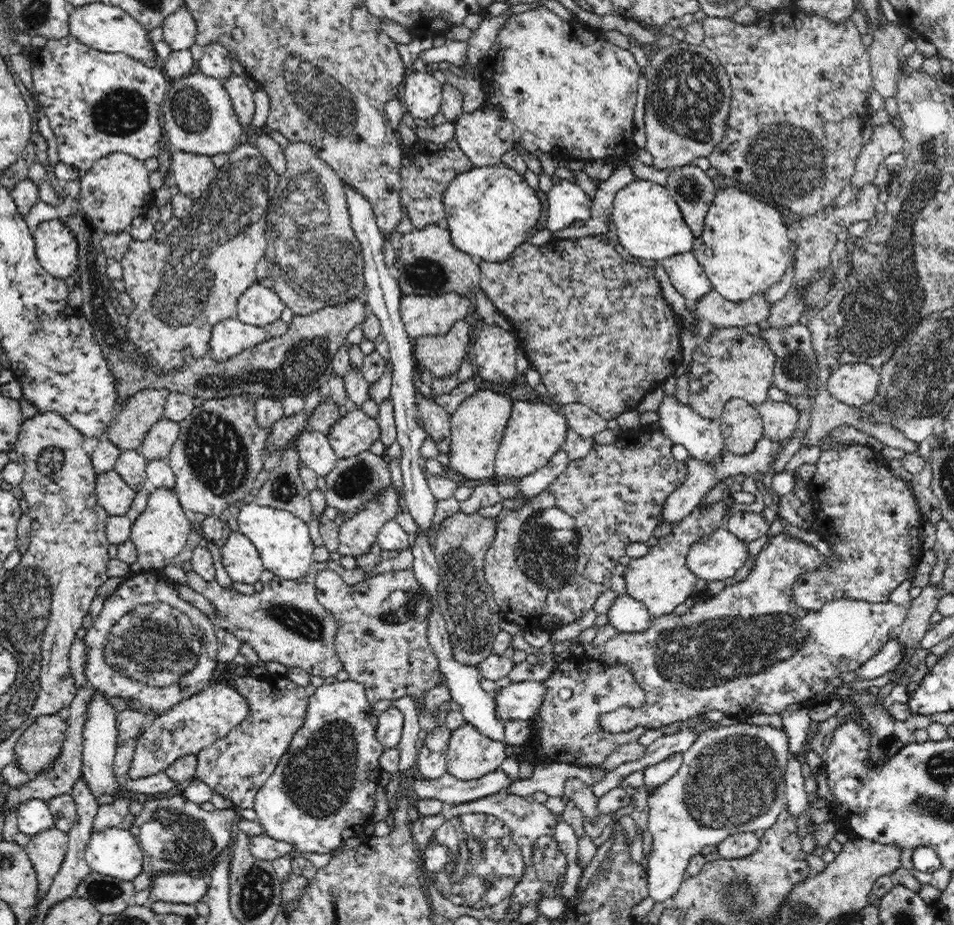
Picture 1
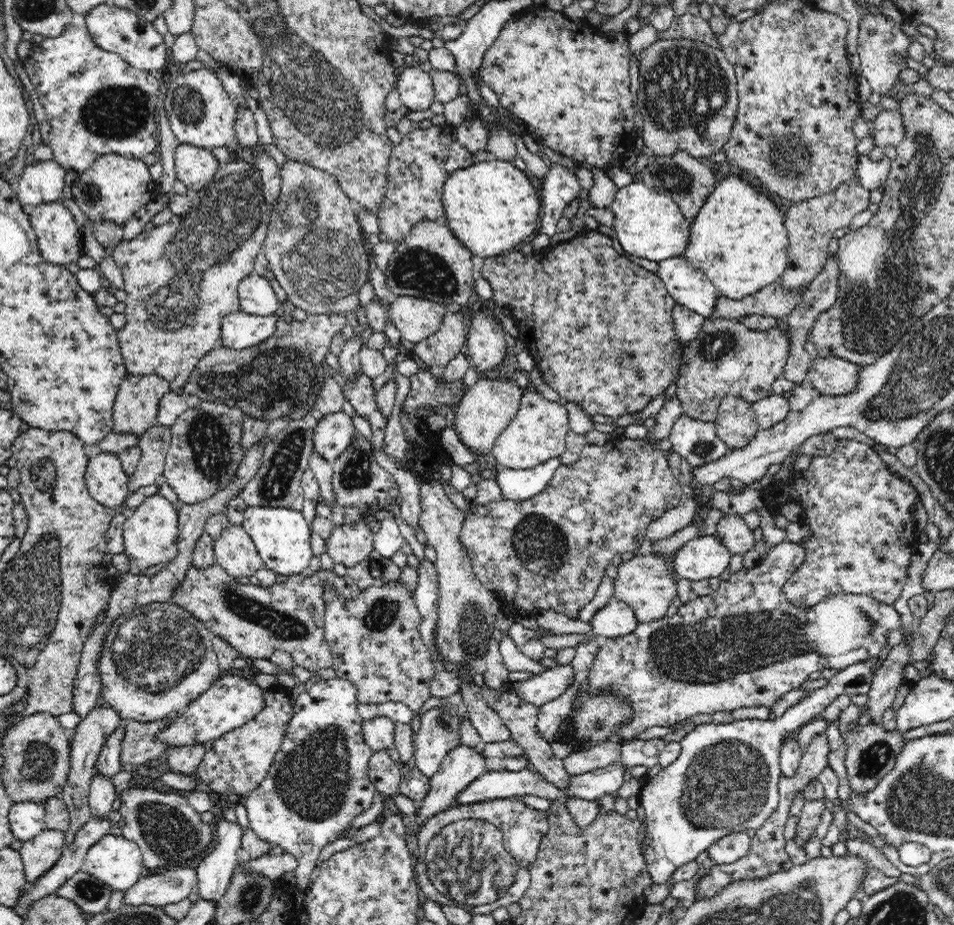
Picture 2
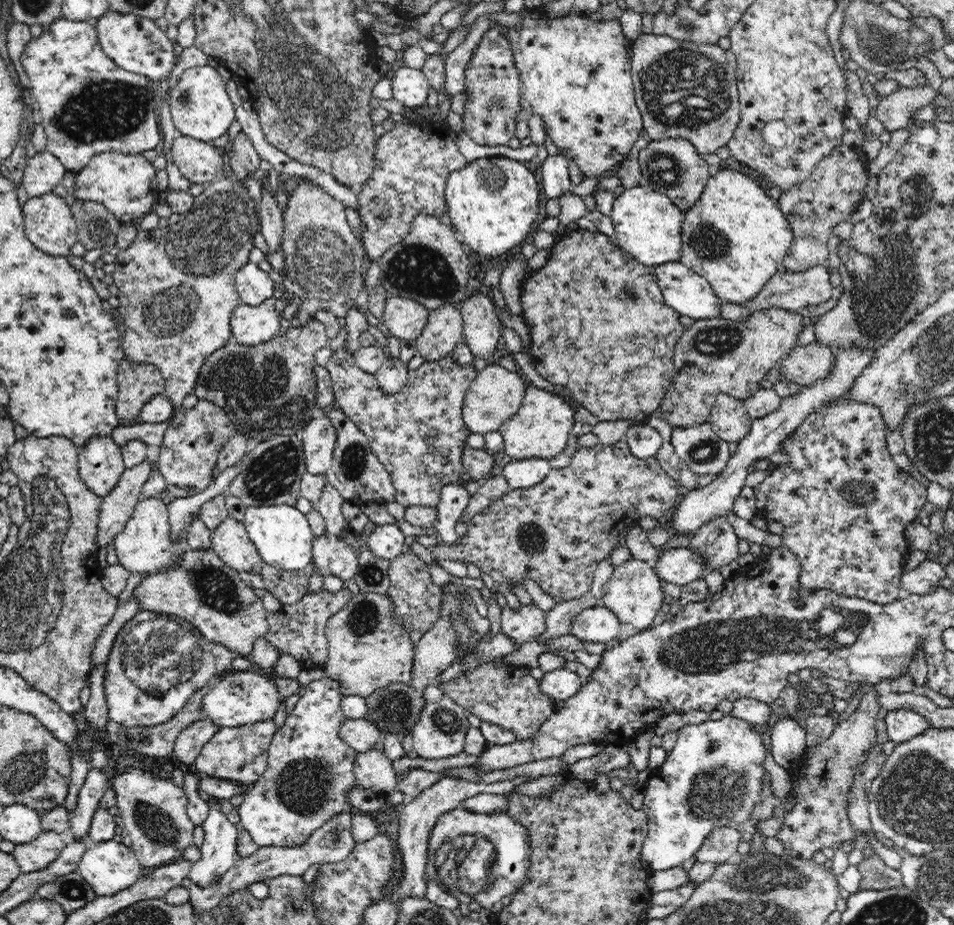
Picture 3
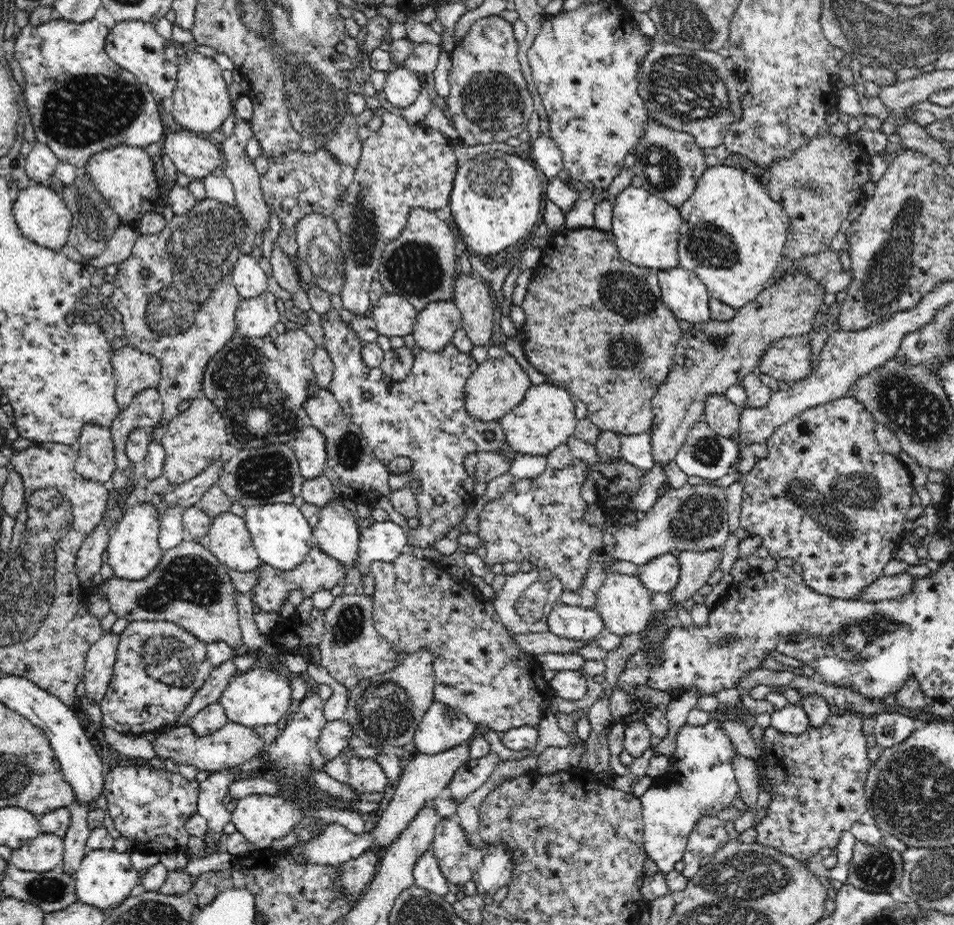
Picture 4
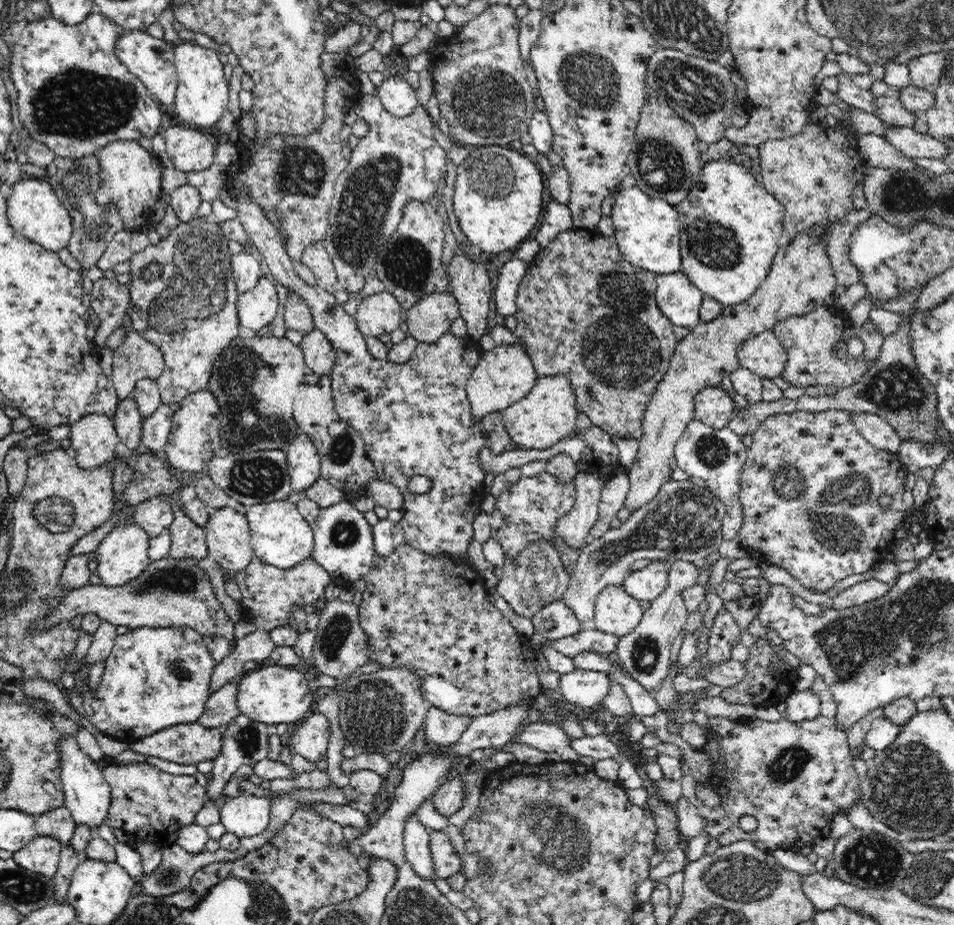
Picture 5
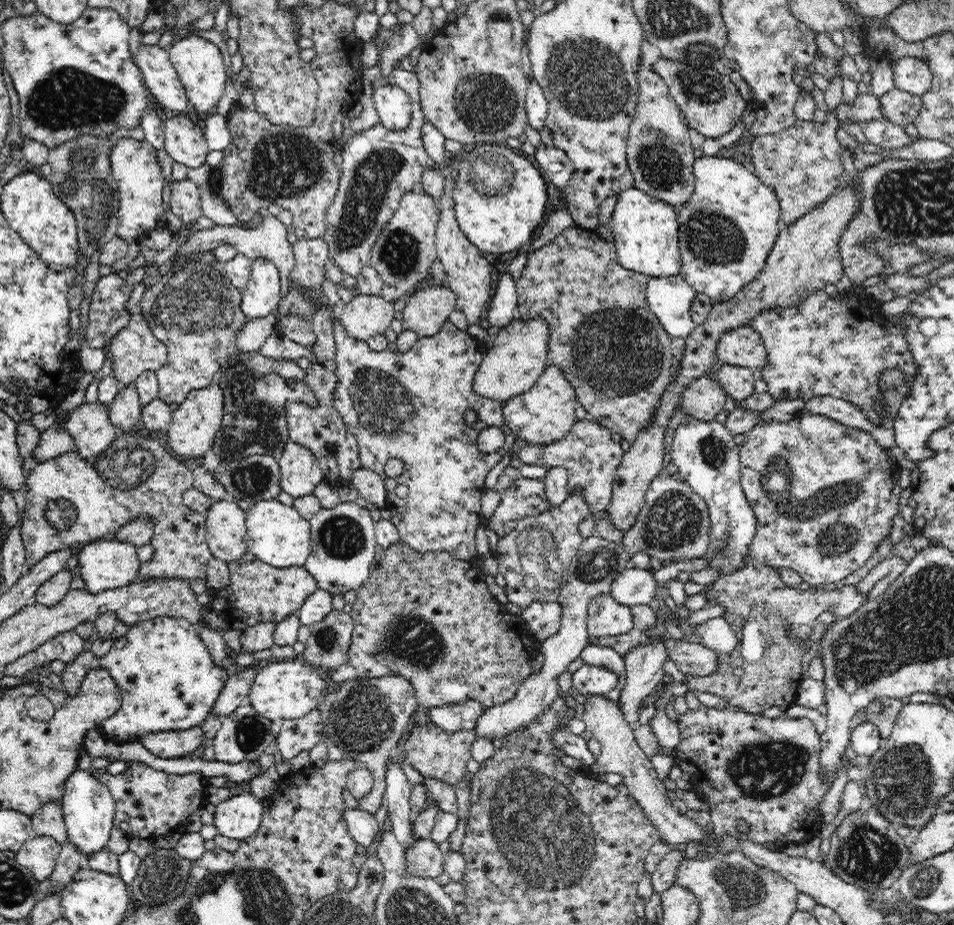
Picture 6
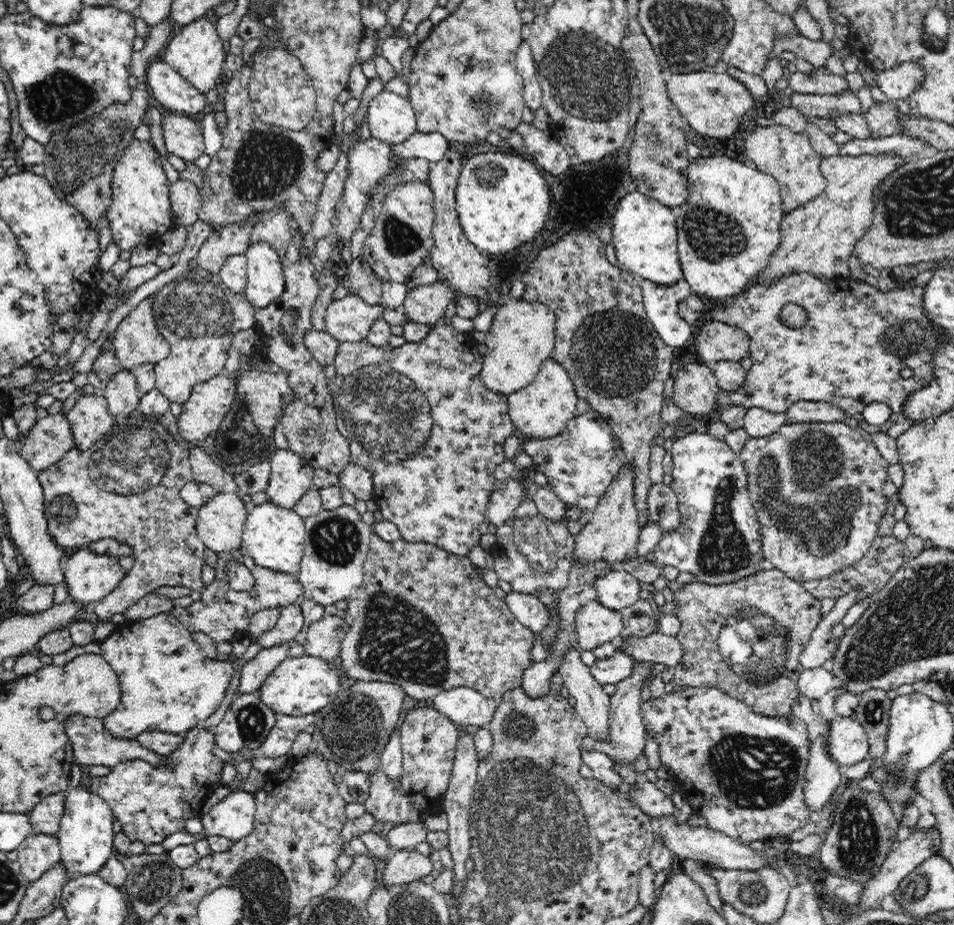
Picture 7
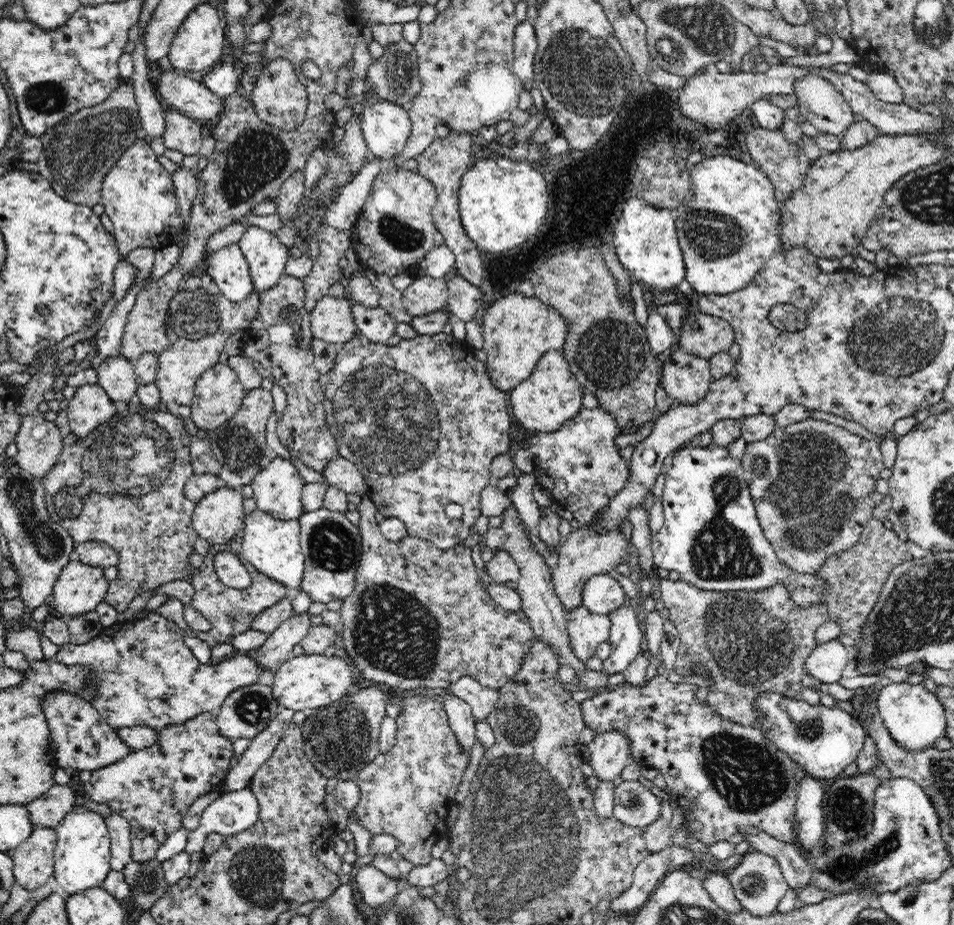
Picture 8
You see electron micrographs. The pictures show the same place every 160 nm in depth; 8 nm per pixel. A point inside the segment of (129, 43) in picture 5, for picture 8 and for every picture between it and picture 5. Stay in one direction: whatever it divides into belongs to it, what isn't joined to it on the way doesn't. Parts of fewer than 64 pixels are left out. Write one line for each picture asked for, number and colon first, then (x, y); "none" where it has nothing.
6: (160, 76)
7: (168, 89)
8: (194, 99)

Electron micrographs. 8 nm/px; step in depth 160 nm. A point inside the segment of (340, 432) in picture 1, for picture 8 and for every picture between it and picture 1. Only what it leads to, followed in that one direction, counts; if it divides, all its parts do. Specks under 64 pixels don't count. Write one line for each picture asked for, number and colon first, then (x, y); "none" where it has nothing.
2: (334, 433)
3: (319, 437)
4: (310, 447)
5: (305, 466)
6: (300, 472)
7: (292, 476)
8: (278, 488)

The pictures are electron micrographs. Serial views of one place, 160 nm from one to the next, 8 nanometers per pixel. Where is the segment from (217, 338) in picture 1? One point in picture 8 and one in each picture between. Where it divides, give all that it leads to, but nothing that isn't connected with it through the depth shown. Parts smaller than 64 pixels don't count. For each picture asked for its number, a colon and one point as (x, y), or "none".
2: (238, 330)
3: (250, 325)
4: (255, 317)
5: (257, 308)
6: (261, 296)
7: (265, 277)
8: (266, 257)

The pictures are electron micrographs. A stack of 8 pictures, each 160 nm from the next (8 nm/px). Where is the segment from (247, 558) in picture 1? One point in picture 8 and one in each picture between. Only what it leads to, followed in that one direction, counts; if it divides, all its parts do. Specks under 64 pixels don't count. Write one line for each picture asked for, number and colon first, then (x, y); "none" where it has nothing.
2: (235, 552)
3: (229, 539)
4: (228, 538)
5: (228, 536)
6: (225, 531)
7: (220, 524)
8: (219, 517)

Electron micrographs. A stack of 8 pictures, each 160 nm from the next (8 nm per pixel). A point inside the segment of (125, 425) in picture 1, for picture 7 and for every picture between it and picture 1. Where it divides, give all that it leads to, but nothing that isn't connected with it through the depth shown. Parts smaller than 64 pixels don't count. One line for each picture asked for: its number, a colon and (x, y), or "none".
2: (136, 404)
3: (137, 383)
4: (134, 371)
5: (135, 359)
6: (135, 349)
7: (136, 340)

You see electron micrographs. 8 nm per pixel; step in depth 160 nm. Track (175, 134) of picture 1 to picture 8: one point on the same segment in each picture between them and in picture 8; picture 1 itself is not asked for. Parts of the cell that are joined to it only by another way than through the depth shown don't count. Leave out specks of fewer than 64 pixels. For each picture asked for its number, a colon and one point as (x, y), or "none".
2: (200, 112)
3: (200, 106)
4: (202, 101)
5: (202, 96)
6: (199, 64)
7: (196, 52)
8: (198, 44)

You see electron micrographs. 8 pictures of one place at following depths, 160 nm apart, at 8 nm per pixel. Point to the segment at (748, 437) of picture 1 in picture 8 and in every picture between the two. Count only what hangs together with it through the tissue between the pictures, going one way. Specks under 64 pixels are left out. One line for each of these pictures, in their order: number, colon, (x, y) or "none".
2: (736, 424)
3: (729, 418)
4: (723, 417)
5: (714, 407)
6: (704, 399)
7: (695, 388)
8: (686, 378)

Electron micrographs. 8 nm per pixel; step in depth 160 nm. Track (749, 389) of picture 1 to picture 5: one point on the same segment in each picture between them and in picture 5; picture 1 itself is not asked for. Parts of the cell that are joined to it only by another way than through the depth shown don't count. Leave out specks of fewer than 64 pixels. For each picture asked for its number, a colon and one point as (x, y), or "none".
2: (726, 358)
3: (716, 356)
4: (712, 356)
5: (800, 278)

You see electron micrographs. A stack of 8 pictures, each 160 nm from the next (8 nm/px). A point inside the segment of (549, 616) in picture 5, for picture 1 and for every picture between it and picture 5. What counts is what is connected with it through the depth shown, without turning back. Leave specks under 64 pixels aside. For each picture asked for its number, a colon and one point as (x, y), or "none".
1: (627, 614)
2: (617, 618)
3: (597, 624)
4: (579, 623)

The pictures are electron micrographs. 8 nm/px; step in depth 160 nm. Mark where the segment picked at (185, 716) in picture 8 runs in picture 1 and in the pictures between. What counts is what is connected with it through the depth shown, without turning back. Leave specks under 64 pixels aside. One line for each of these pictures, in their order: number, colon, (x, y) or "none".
1: (147, 644)
2: (157, 658)
3: (158, 661)
4: (159, 665)
5: (154, 678)
6: (169, 681)
7: (168, 684)

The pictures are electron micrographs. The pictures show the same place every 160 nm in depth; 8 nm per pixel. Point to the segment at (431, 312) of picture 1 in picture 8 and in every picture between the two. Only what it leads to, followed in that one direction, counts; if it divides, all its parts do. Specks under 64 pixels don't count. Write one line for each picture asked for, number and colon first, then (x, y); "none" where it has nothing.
2: (416, 318)
3: (405, 318)
4: (394, 316)
5: (381, 313)
6: (366, 315)
7: (349, 319)
8: (332, 321)

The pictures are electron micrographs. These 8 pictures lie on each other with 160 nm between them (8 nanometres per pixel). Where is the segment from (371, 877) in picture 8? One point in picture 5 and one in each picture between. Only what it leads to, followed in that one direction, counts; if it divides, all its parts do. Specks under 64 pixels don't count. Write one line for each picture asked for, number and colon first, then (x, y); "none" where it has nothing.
5: (448, 862)
6: (425, 858)
7: (403, 866)

